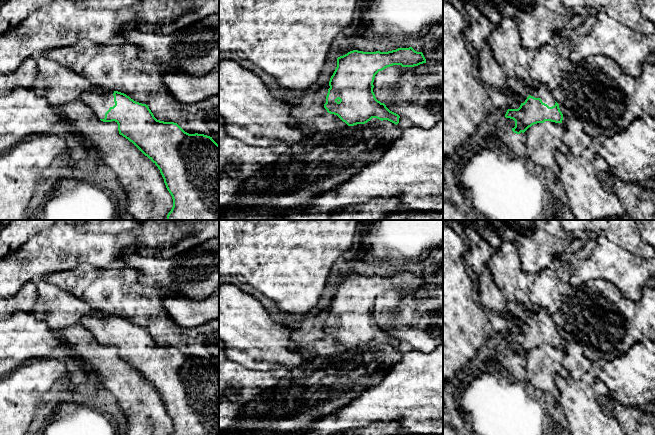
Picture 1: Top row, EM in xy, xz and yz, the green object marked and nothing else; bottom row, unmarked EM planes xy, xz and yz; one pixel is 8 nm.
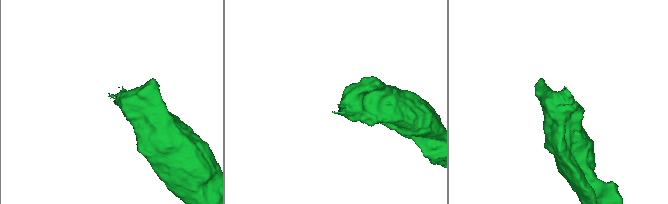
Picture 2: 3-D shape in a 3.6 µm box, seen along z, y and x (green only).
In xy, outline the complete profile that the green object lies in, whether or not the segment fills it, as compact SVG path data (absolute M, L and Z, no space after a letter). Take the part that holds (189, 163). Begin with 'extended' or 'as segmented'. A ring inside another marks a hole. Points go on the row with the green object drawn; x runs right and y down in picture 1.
extended; M86 91L80 96L80 100L88 105L101 121L115 121L119 134L132 142L158 167L173 199L173 207L167 220L219 220L219 145L212 137L198 133L189 134L177 123L157 120L148 105L136 102L118 91Z

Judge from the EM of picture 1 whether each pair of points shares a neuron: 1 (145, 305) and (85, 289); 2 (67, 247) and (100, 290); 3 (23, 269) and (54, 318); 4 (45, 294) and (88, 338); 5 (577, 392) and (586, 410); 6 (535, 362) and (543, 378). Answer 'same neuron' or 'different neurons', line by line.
1: same neuron
2: different neurons
3: different neurons
4: different neurons
5: same neuron
6: same neuron

